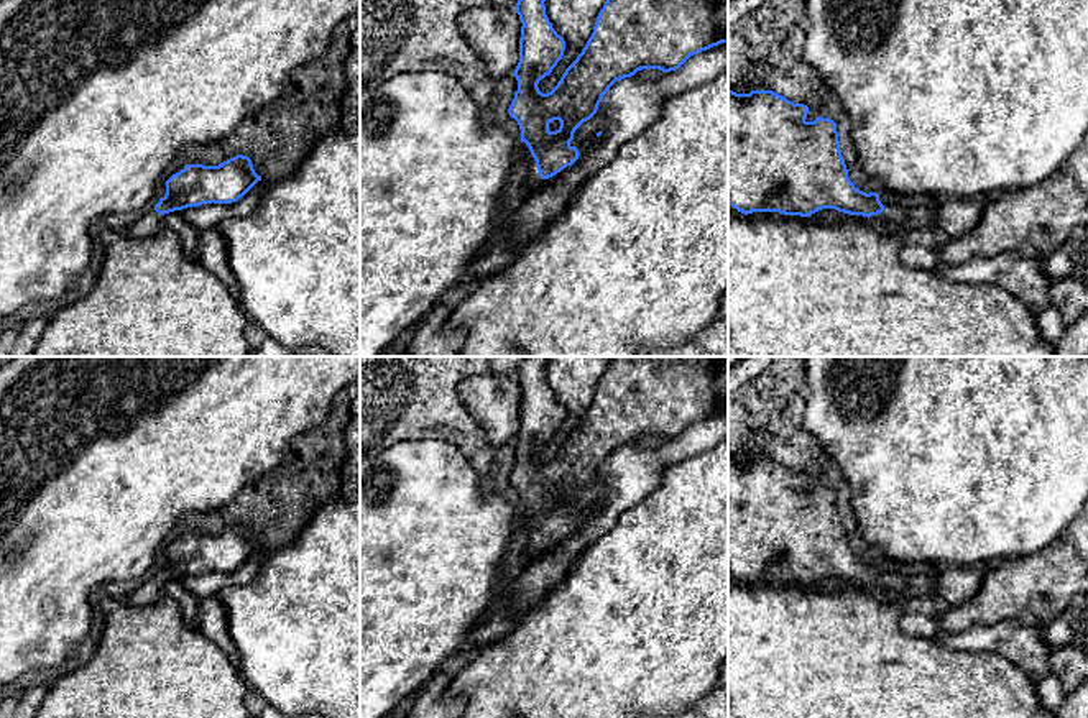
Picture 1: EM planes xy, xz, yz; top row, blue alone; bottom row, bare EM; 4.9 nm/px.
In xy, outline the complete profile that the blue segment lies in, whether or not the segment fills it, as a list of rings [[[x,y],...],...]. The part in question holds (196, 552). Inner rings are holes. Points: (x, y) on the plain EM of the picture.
[[[237,522],[219,534],[186,532],[166,549],[166,562],[143,582],[127,601],[145,606],[163,596],[164,582],[202,572],[232,572],[243,565],[258,549],[251,527]]]

